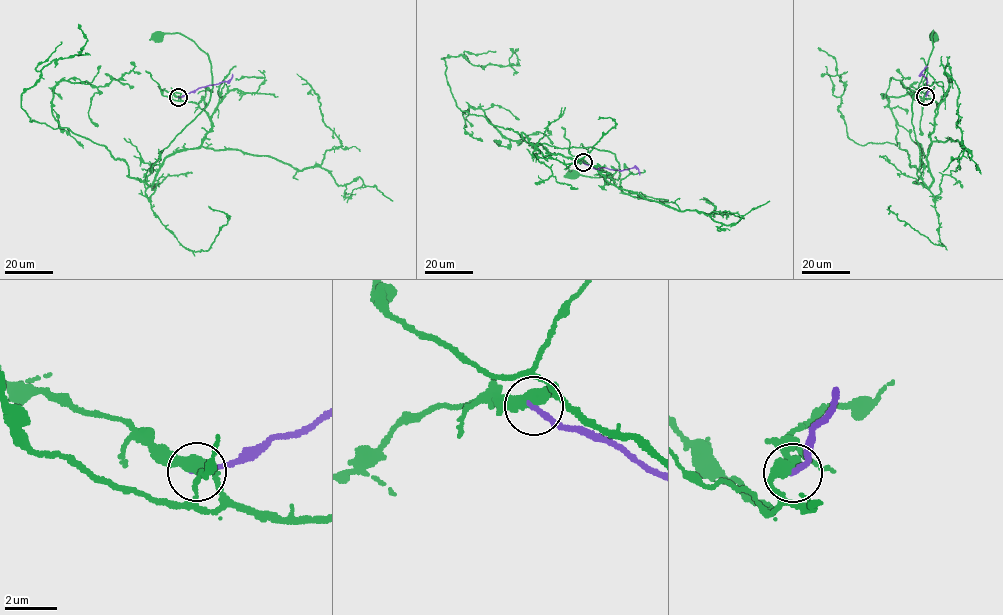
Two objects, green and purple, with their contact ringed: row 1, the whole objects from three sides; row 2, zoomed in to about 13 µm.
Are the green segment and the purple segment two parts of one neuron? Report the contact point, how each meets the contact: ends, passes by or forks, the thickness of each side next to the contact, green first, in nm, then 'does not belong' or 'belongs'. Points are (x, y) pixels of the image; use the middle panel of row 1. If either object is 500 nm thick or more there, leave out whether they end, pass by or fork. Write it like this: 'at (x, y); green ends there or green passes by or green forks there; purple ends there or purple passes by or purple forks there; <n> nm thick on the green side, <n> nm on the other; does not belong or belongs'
at (583, 162); green passes by; purple ends there; 440 nm thick on the green side, 200 nm on the other; does not belong

